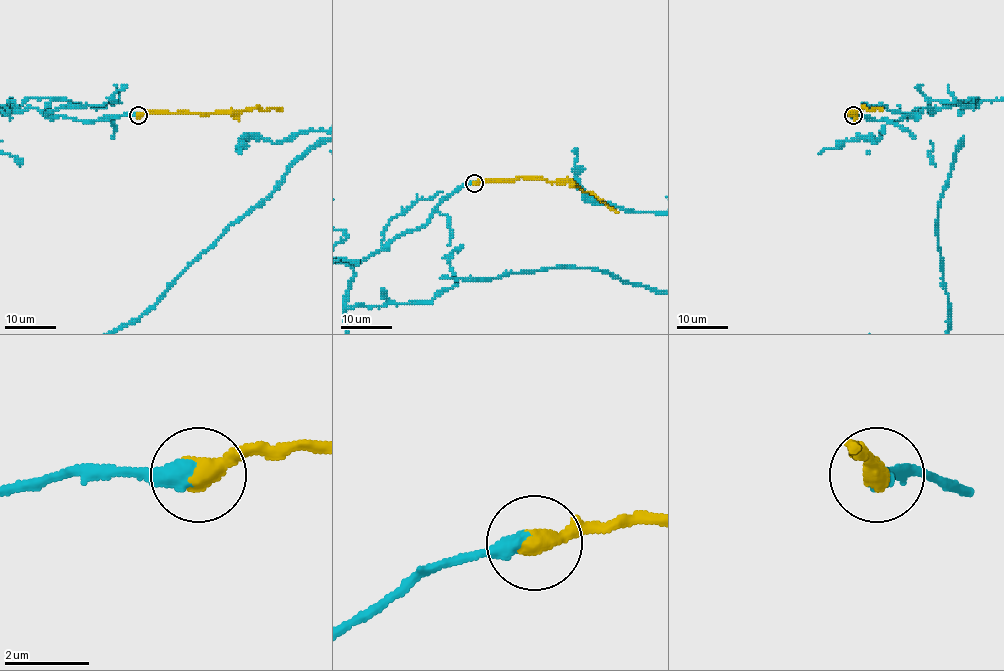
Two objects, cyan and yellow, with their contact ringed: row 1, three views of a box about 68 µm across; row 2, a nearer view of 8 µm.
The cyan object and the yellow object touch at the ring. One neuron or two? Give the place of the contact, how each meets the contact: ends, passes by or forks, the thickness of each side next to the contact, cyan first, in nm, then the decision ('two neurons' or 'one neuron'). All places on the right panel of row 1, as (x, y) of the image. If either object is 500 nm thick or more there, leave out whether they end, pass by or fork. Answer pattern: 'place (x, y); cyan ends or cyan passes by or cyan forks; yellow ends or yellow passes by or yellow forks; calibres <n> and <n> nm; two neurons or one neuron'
place (853, 115); calibres 440 and 500 nm; one neuron

